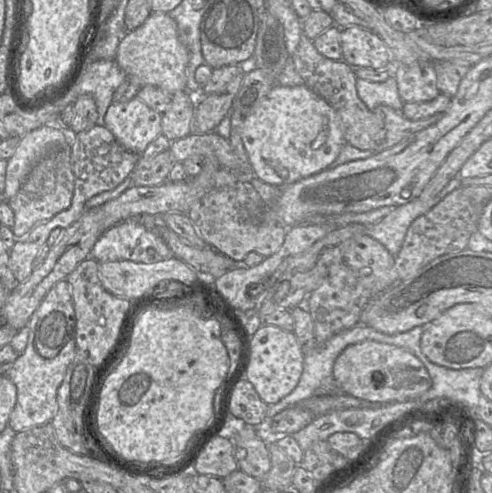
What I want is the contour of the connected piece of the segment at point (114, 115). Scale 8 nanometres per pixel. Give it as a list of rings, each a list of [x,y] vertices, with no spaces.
[[[137,98],[113,102],[104,116],[104,126],[125,149],[140,155],[162,134],[162,114]]]

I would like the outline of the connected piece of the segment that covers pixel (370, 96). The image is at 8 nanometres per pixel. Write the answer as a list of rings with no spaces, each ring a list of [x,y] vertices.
[[[393,76],[384,82],[371,82],[358,78],[356,89],[359,98],[369,109],[387,105],[400,110],[405,104],[399,95],[397,82]]]

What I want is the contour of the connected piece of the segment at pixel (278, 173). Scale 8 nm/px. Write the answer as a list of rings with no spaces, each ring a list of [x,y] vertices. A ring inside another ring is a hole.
[[[274,86],[242,123],[240,137],[255,177],[284,187],[330,168],[345,144],[335,110],[306,86]]]

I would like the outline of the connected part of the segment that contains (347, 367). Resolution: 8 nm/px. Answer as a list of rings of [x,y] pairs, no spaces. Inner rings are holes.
[[[363,341],[346,347],[334,363],[333,377],[342,392],[380,403],[413,400],[432,386],[427,369],[414,354],[376,341]]]

